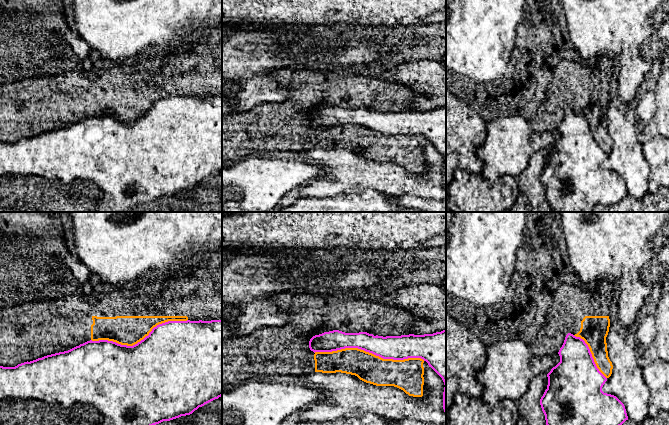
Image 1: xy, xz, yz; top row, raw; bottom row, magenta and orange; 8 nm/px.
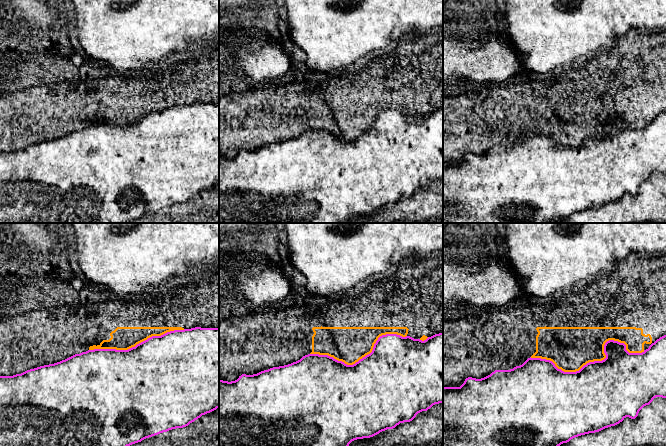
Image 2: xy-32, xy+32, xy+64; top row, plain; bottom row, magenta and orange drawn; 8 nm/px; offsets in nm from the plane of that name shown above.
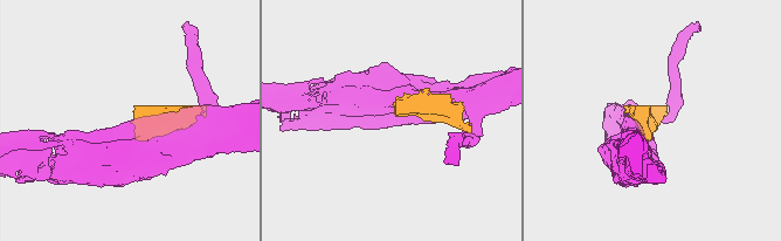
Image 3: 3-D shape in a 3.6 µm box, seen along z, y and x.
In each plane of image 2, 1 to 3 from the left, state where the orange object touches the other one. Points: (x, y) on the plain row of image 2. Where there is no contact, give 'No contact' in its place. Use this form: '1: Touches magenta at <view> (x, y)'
1: Touches magenta at xy-32 (137, 120)
2: Touches magenta at xy+32 (362, 134)
3: Touches magenta at xy+64 (595, 137)

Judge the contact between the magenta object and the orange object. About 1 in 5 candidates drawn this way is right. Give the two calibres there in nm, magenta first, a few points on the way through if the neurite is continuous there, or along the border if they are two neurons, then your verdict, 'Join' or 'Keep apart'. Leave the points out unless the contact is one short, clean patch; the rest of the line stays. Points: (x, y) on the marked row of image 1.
Thickness 190 nm (magenta) against 220 nm. Keep apart

